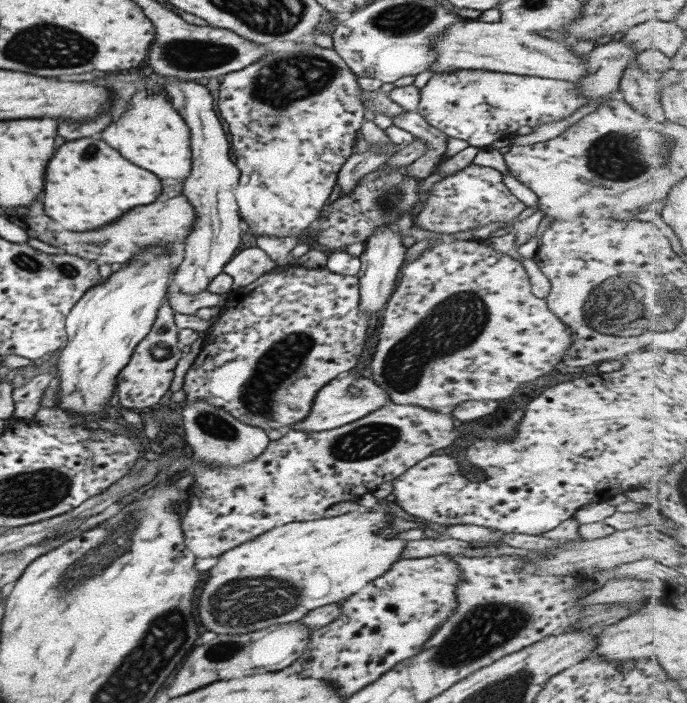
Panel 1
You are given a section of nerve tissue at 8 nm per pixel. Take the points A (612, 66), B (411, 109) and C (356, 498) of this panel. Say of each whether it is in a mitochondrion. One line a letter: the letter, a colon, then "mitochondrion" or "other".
A: other
B: other
C: other

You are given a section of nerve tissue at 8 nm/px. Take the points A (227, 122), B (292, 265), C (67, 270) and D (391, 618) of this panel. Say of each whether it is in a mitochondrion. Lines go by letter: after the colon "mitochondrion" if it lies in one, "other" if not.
A: other
B: other
C: mitochondrion
D: other

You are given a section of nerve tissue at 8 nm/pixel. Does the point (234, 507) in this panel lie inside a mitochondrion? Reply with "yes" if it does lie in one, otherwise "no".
no

